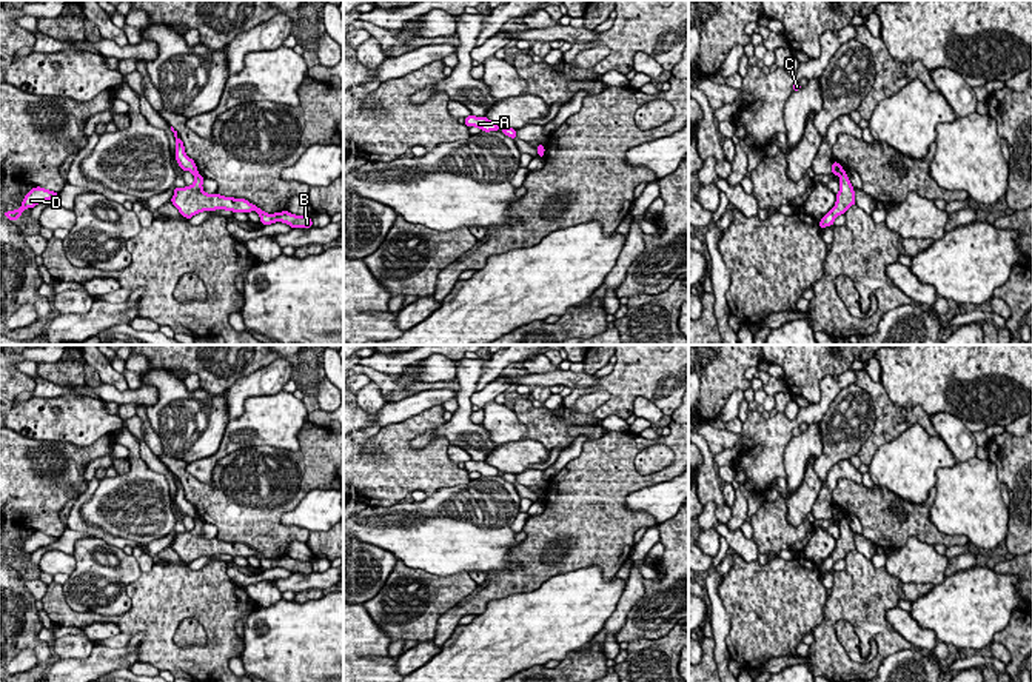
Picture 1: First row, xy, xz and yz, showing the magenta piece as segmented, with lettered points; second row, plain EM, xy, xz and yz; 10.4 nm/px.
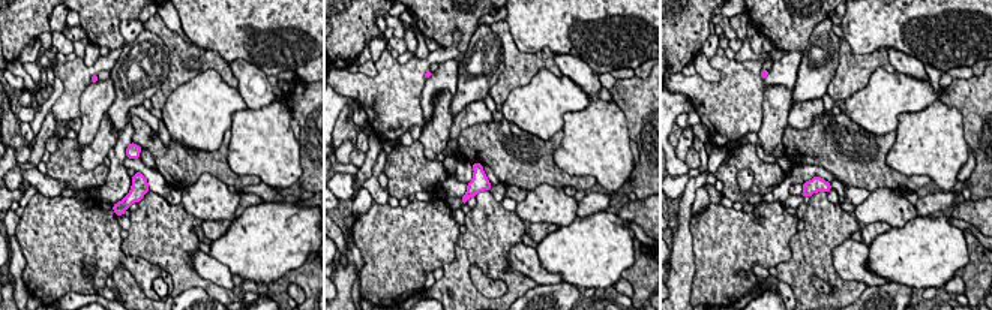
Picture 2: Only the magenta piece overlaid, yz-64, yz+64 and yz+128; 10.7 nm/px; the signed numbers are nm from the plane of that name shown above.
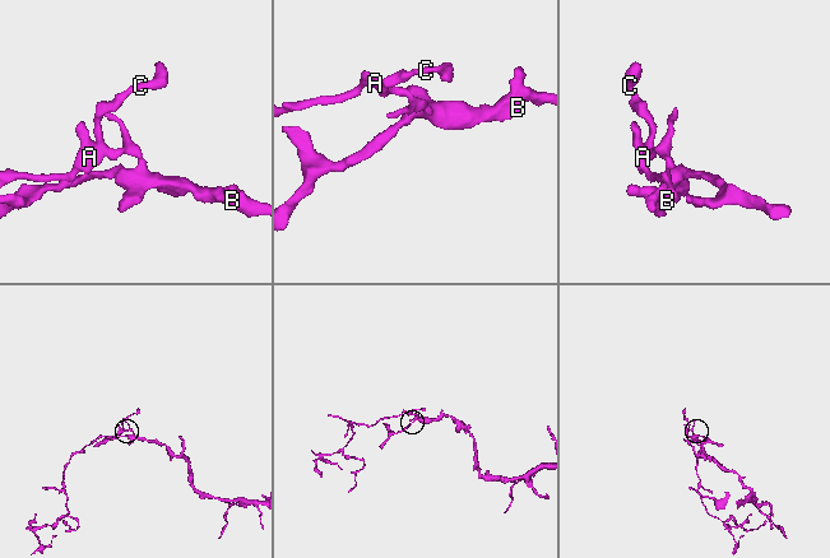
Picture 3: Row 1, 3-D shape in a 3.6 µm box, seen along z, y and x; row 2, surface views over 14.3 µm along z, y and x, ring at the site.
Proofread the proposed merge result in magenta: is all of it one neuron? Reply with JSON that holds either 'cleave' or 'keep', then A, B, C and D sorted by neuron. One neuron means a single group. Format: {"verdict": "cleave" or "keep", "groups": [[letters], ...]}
{"verdict": "cleave", "groups": [["A", "C", "D"], ["B"]]}

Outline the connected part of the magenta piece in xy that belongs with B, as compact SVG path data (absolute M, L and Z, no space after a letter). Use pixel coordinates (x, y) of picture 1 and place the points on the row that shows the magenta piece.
M197 172L194 174L194 183L185 188L174 188L174 196L171 203L179 209L179 212L191 219L193 216L203 212L203 211L239 211L239 212L250 212L256 211L260 216L260 222L263 225L271 225L274 222L282 222L290 225L291 228L311 228L313 222L310 216L296 216L288 212L286 209L282 212L266 214L256 205L250 203L245 199L234 199L234 197L223 197L219 192L206 194L202 188L203 177Z

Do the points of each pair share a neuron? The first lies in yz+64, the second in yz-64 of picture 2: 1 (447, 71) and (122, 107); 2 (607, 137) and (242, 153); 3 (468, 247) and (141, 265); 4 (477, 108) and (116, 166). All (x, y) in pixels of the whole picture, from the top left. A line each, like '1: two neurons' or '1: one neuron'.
1: two neurons
2: one neuron
3: two neurons
4: one neuron

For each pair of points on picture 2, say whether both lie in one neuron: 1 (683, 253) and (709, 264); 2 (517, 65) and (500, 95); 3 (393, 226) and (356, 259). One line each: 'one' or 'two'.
1: two
2: one
3: two

